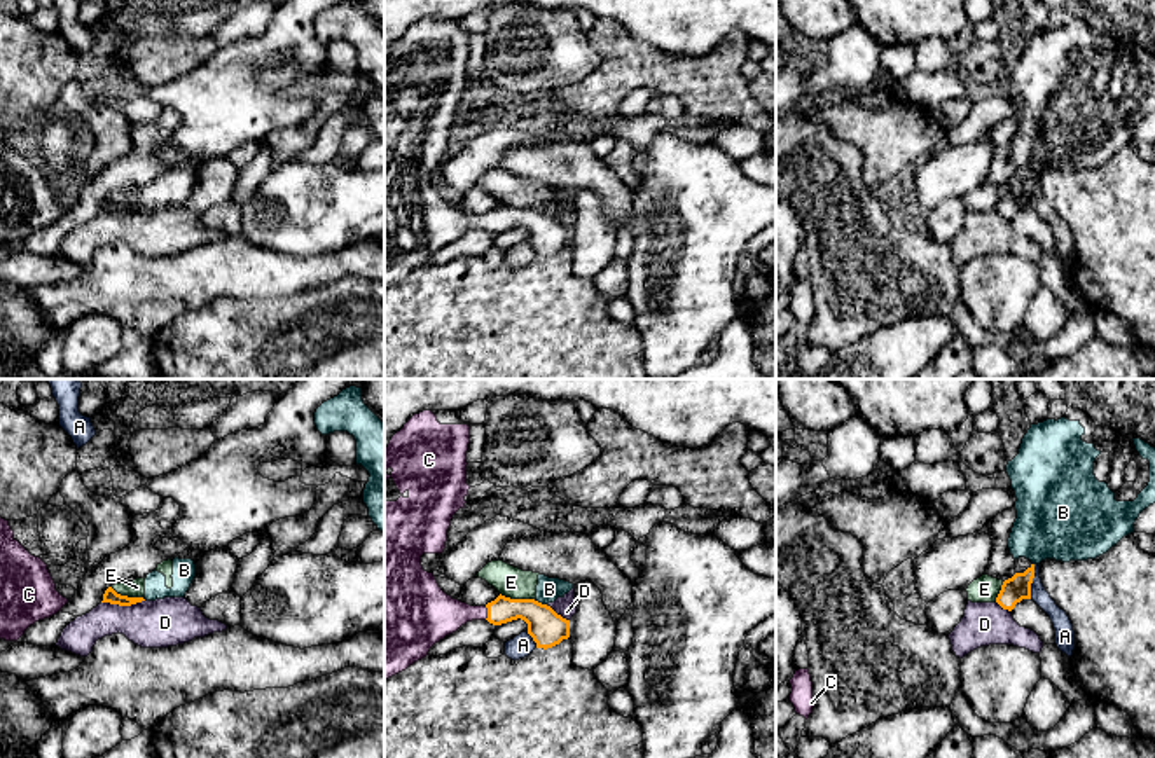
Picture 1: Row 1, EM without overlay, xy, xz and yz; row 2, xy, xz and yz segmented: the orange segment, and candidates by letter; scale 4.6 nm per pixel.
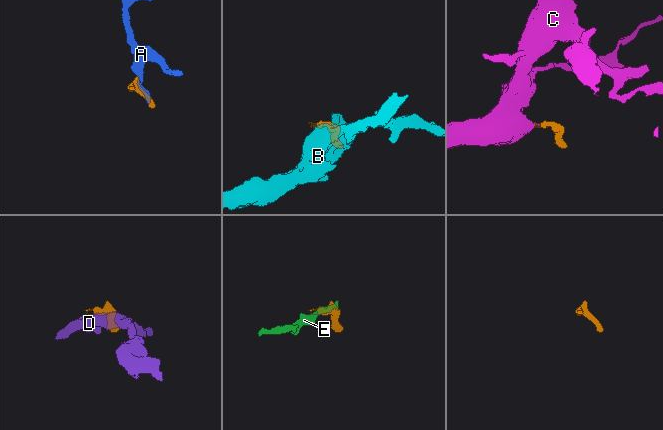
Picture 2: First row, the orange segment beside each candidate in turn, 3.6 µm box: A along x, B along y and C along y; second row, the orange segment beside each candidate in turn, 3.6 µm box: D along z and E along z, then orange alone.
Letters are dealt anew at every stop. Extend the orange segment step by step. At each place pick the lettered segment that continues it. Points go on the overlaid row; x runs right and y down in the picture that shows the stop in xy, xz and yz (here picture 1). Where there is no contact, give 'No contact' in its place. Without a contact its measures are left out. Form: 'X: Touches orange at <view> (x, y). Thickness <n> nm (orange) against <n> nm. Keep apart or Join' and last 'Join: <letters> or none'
A: Touches orange at yz (1031, 582). Thickness 120 nm (orange) against 90 nm. Keep apart
B: Touches orange at xz (540, 603). Thickness 160 nm (orange) against 110 nm. Keep apart
C: Touches orange at xz (488, 613). Thickness 140 nm (orange) against 220 nm. Join
D: Touches orange at xy (123, 605). Thickness 70 nm (orange) against 220 nm. Keep apart
E: Touches orange at xz (518, 599). Thickness 160 nm (orange) against 140 nm. Keep apart
Join: C

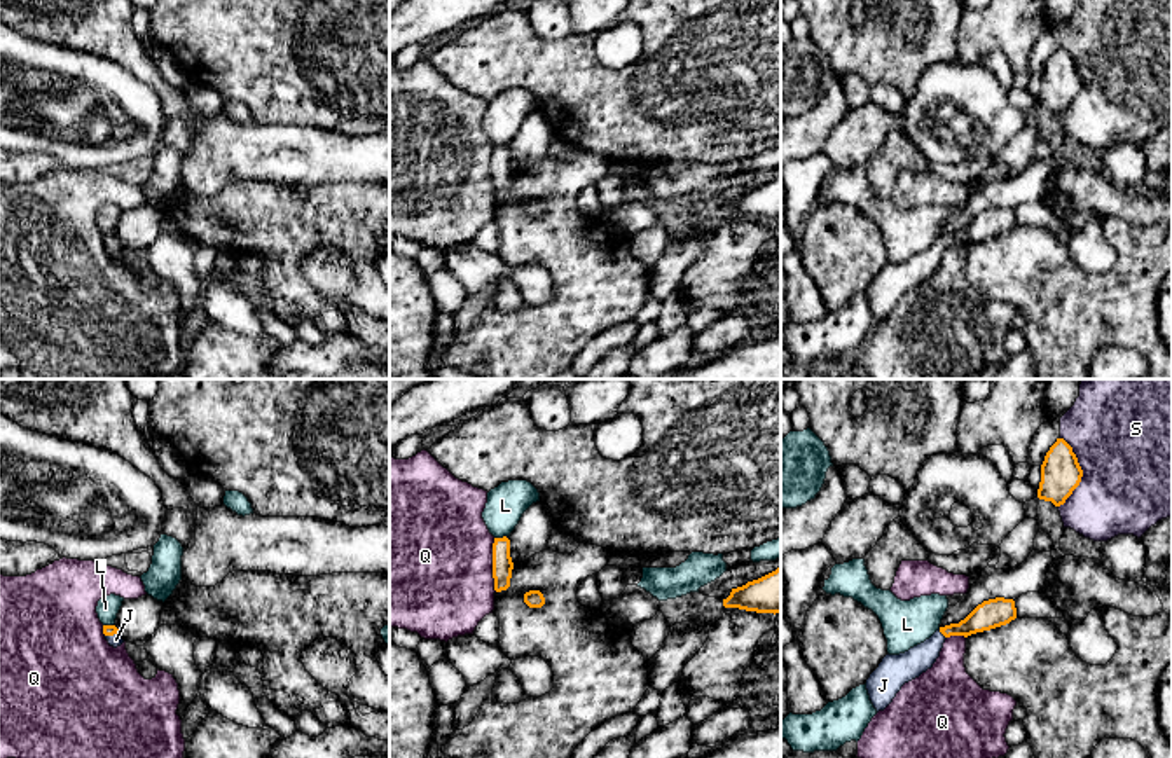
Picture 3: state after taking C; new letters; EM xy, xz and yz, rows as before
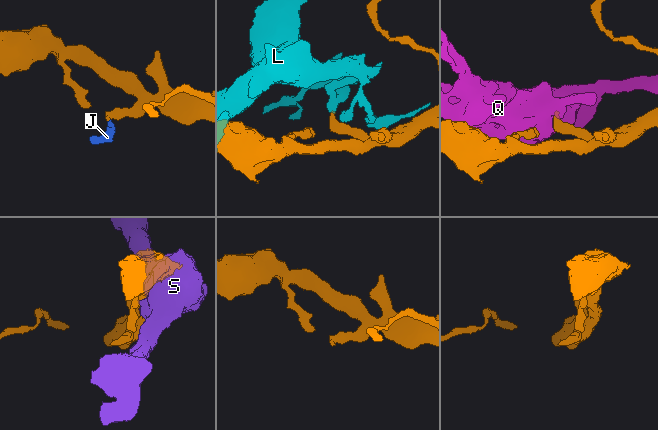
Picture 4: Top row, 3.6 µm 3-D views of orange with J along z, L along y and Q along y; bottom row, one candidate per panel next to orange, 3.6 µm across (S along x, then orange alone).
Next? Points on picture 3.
J: Touches orange at yz (942, 633). Thickness 130 nm (orange) against 140 nm. Join
L: Touches orange at xz (500, 538). Thickness 100 nm (orange) against 180 nm. Keep apart
Q: Touches orange at xz (493, 565). Thickness 100 nm (orange) against 500 nm. Keep apart
S: Touches orange at yz (1082, 472). Thickness 190 nm (orange) against 500 nm. Keep apart
Join: J

